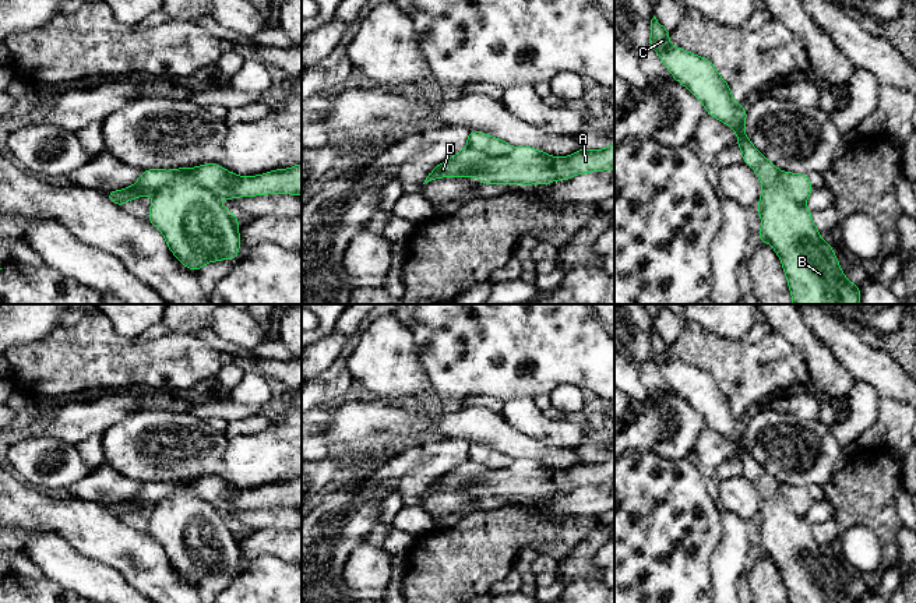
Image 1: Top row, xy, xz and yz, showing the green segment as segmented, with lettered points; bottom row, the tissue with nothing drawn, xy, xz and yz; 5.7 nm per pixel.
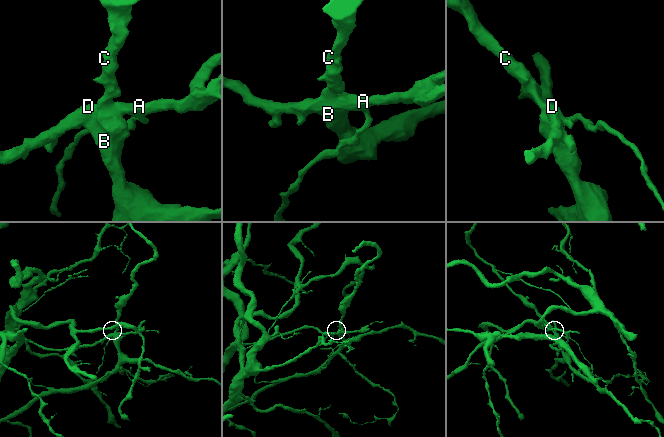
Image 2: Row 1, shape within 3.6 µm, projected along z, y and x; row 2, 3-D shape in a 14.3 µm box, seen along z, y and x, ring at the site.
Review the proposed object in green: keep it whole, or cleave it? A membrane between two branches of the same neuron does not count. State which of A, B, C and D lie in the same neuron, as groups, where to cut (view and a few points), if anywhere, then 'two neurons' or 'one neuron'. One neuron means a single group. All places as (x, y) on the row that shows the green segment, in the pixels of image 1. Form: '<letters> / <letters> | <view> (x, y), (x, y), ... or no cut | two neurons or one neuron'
A D / B C | xz (467, 145), (489, 155), (507, 155), (514, 148) | two neurons

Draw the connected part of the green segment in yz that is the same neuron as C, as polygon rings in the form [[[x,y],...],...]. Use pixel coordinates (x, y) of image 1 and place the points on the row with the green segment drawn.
[[[653,15],[649,47],[659,54],[674,80],[702,102],[707,114],[736,131],[743,162],[757,173],[764,187],[757,205],[761,216],[761,232],[755,239],[771,244],[781,258],[793,304],[860,304],[860,286],[846,279],[832,246],[821,240],[821,233],[813,223],[811,211],[806,205],[795,202],[785,193],[778,183],[779,169],[758,152],[747,138],[744,133],[747,109],[733,99],[727,82],[719,75],[711,60],[670,45],[669,34],[670,31],[665,29]]]

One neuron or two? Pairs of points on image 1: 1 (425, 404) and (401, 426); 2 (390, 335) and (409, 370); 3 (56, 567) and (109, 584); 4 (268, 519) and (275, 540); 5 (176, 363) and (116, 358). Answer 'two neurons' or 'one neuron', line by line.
1: two neurons
2: one neuron
3: one neuron
4: two neurons
5: one neuron

